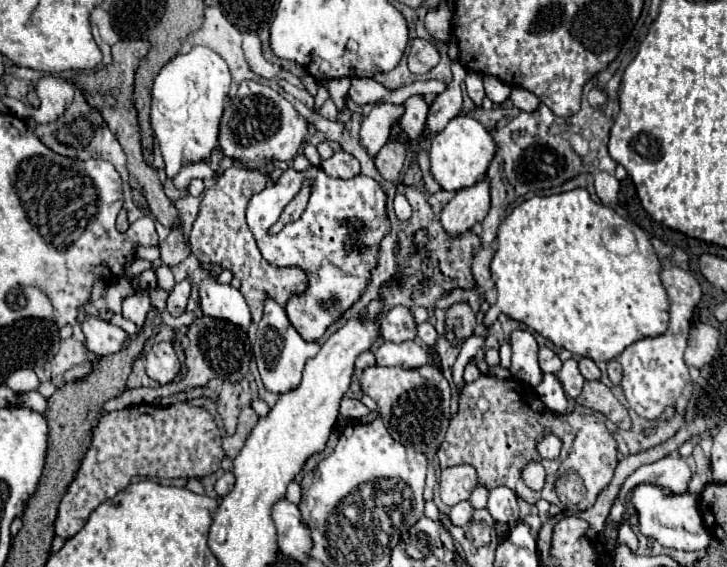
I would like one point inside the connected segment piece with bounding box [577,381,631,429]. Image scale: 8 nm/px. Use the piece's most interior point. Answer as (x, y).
(596, 395)

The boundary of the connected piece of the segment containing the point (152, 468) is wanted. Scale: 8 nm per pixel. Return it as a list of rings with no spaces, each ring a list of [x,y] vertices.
[[[175,403],[169,407],[135,405],[121,411],[103,413],[93,427],[93,439],[81,459],[79,471],[59,503],[55,533],[63,539],[73,537],[85,525],[91,511],[121,491],[117,489],[117,483],[113,485],[105,479],[131,479],[135,475],[159,479],[201,479],[215,473],[223,457],[221,431],[213,415],[203,407],[193,407],[187,403]]]

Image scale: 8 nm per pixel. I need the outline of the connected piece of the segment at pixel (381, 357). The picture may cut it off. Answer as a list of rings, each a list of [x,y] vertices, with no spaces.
[[[405,341],[405,343],[381,343],[375,349],[377,363],[383,367],[421,367],[429,361],[425,349],[417,341]]]

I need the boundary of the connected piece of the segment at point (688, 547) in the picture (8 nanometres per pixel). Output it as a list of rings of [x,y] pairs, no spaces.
[[[637,485],[631,493],[633,507],[639,515],[639,529],[643,535],[657,539],[663,547],[669,549],[683,549],[683,551],[701,551],[709,547],[711,533],[707,531],[701,511],[699,511],[699,497],[691,493],[675,495],[665,487],[659,485]]]

